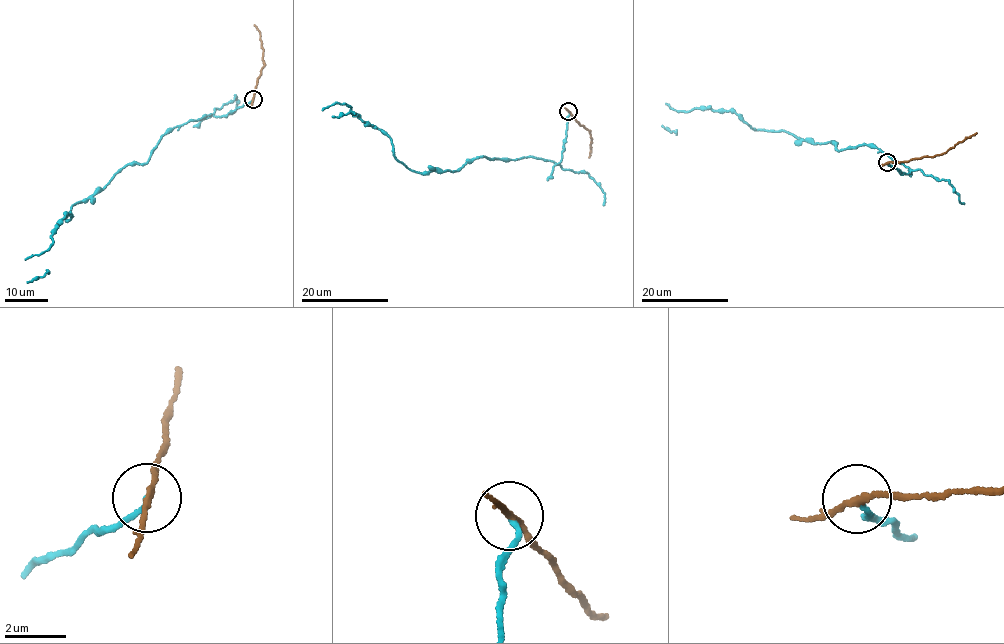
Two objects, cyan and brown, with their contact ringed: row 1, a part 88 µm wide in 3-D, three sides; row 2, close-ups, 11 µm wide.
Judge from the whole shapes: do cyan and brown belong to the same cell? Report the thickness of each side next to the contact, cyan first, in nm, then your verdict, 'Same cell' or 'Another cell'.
Thickness 150 nm (cyan) against 170 nm. Another cell

